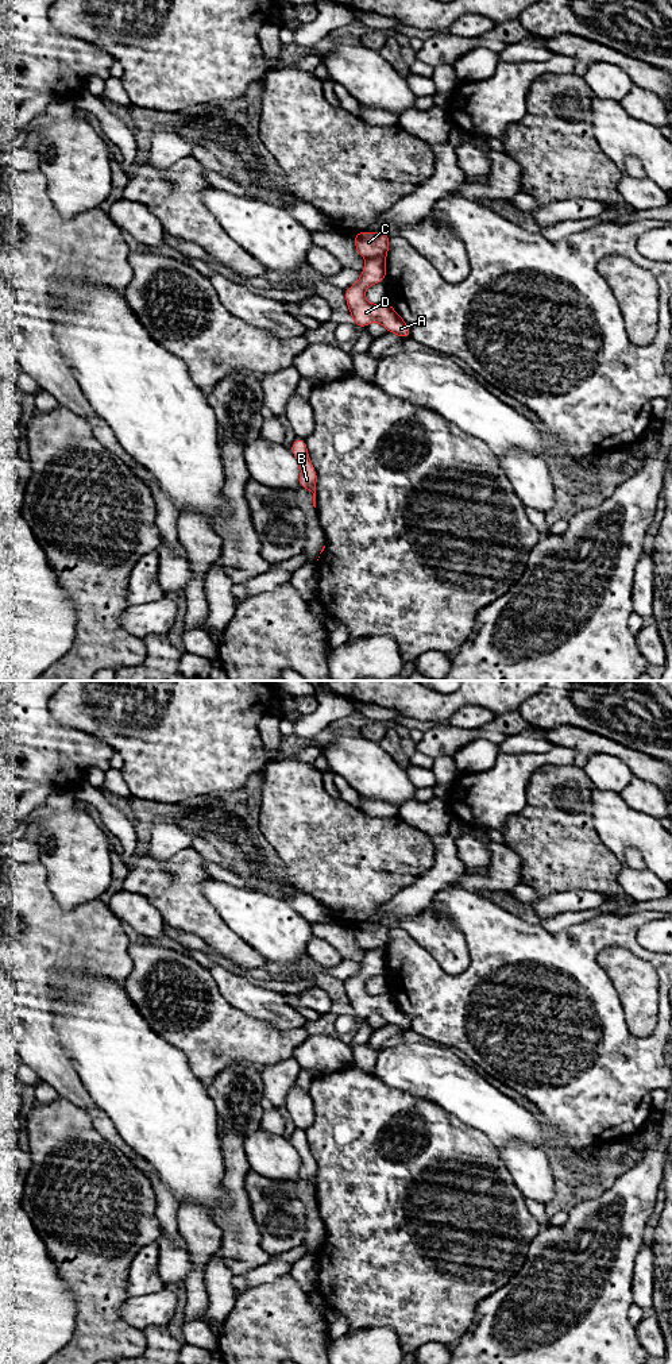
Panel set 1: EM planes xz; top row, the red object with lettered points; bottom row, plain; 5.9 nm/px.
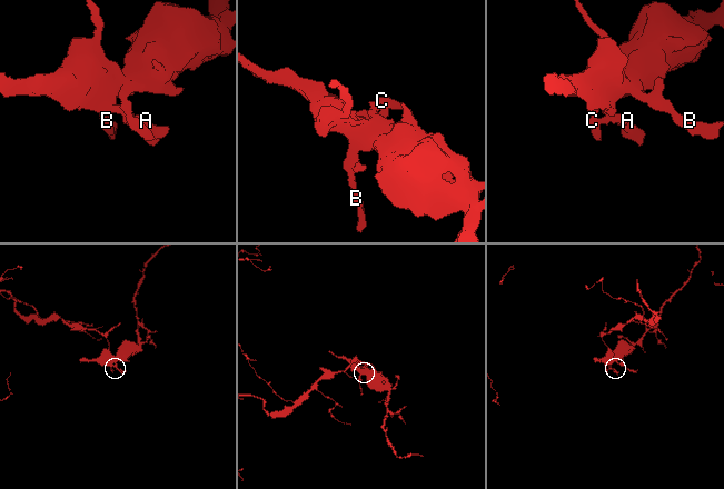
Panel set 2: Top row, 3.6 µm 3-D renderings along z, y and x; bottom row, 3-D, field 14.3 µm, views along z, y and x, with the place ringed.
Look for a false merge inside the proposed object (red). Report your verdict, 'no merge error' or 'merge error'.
merge error

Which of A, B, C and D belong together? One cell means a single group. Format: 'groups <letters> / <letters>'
groups A B D / C

